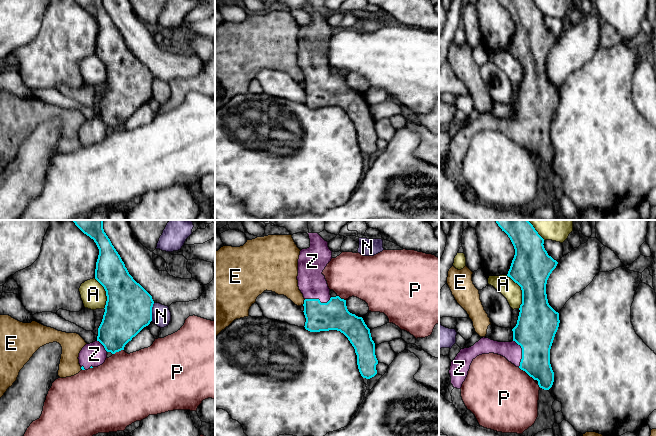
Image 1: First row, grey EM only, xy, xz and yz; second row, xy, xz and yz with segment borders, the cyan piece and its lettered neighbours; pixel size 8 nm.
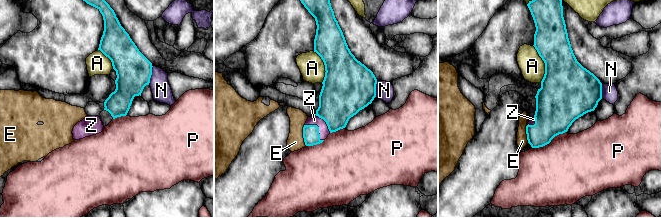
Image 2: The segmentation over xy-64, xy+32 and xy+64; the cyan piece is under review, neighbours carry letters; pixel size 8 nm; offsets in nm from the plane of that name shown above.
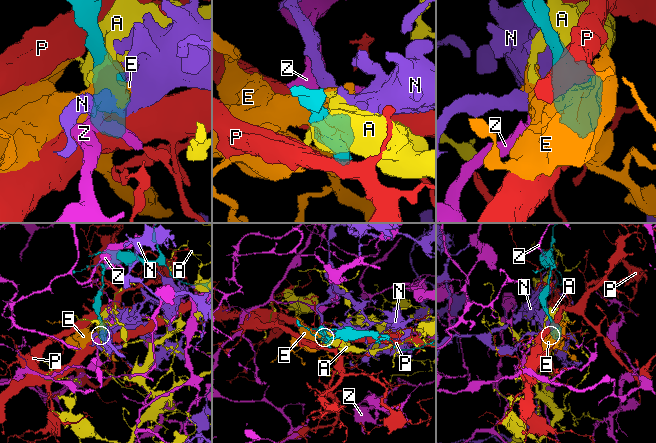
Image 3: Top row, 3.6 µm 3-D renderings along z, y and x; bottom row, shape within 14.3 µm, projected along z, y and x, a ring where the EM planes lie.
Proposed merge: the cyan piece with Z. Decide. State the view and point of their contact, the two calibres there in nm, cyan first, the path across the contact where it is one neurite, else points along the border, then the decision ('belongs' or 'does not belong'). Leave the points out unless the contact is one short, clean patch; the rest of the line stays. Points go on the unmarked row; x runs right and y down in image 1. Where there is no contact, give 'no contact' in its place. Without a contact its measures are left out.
contact xz (318, 75); calibres 240 and 220 nm; way xz (333, 91), (318, 75), (311, 58); belongs

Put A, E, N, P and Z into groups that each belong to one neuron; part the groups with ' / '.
A / E / N / P / Z

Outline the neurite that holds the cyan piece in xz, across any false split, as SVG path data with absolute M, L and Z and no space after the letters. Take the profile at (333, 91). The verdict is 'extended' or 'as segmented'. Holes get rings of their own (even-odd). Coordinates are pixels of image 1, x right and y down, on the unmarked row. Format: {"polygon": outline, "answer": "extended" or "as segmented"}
{"polygon": "M308 9L310 23L300 27L298 63L304 73L305 105L310 108L337 106L343 109L355 125L357 141L363 154L377 150L378 136L370 105L362 93L348 87L346 76L332 73L322 50L332 35L332 27L318 9Z", "answer": "extended"}

